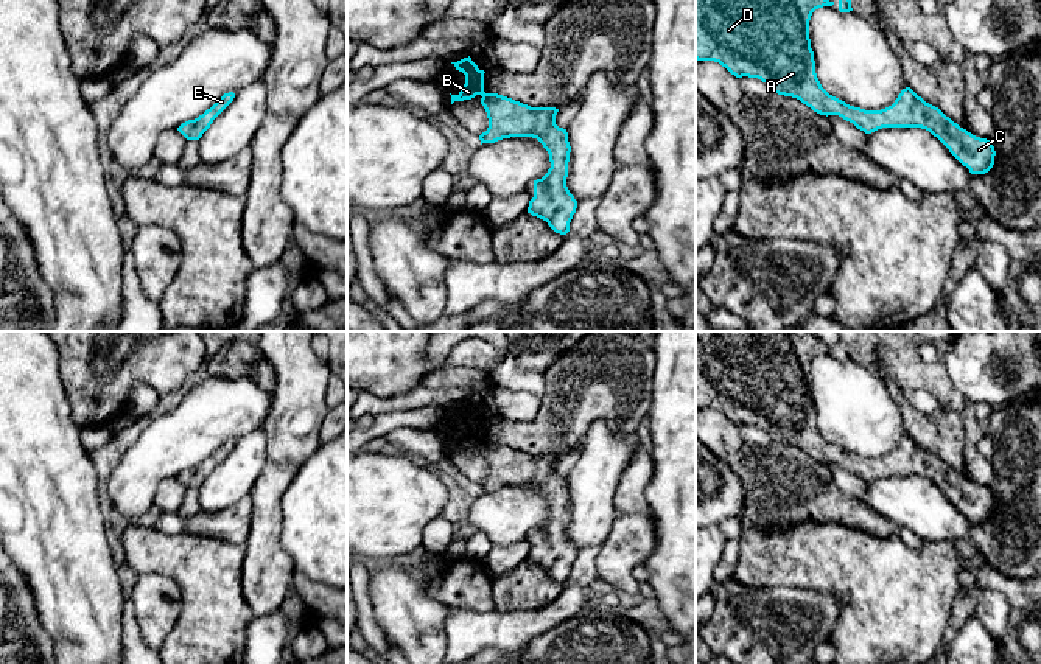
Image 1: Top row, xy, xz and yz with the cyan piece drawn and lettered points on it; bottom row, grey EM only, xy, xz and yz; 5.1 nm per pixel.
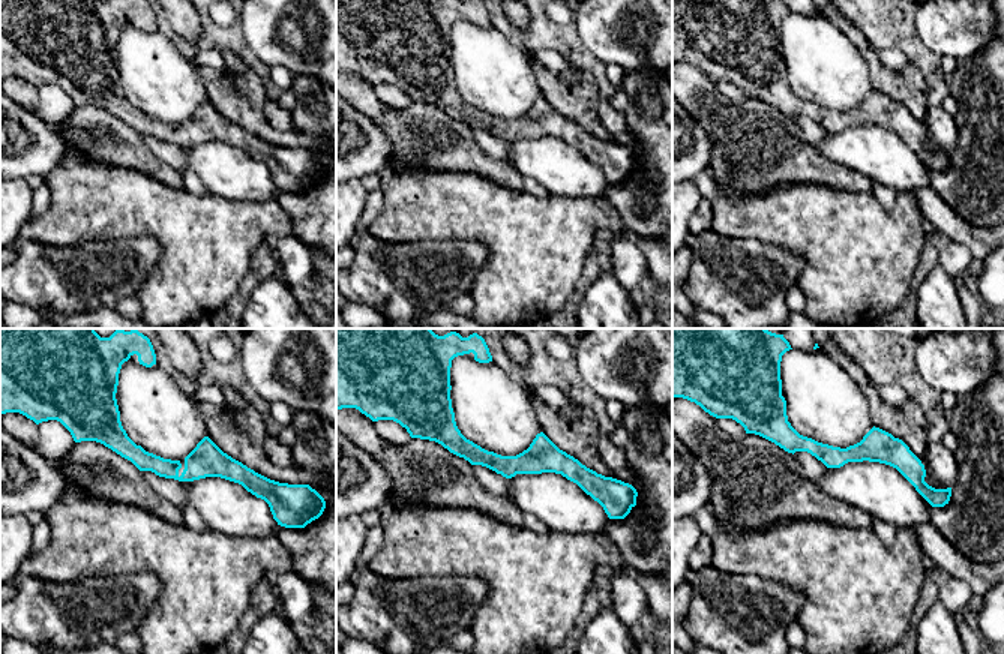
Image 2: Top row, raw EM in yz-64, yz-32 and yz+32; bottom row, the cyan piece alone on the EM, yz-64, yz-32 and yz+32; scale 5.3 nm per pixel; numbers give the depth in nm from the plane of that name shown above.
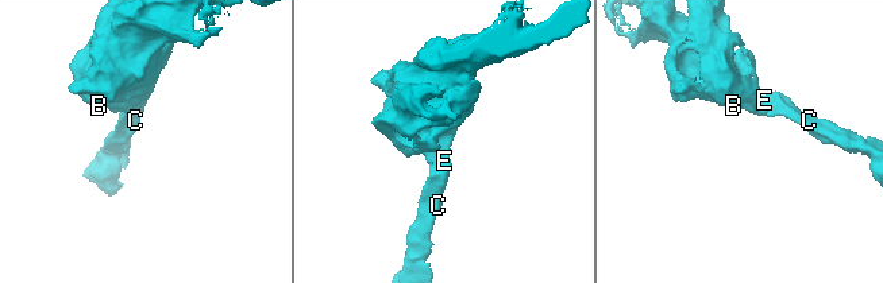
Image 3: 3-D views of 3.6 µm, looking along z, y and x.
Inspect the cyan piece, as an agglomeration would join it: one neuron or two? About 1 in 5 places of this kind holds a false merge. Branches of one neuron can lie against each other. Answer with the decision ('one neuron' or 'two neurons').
one neuron

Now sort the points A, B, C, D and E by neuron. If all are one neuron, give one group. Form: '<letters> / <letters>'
A B C D E

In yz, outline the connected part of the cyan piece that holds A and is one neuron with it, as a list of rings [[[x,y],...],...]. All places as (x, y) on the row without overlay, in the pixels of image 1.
[[[696,331],[696,407],[719,411],[736,426],[758,426],[772,442],[797,446],[820,463],[839,463],[865,482],[882,476],[926,477],[971,522],[988,521],[996,504],[991,488],[960,476],[910,435],[903,437],[895,451],[881,459],[850,454],[822,435],[811,397],[809,369],[815,358],[832,353],[814,336],[800,337],[794,331]]]

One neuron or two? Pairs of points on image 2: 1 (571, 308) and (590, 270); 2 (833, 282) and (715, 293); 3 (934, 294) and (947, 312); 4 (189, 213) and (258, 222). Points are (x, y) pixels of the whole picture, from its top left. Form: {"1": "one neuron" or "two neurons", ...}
{"1": "one neuron", "2": "two neurons", "3": "one neuron", "4": "one neuron"}

